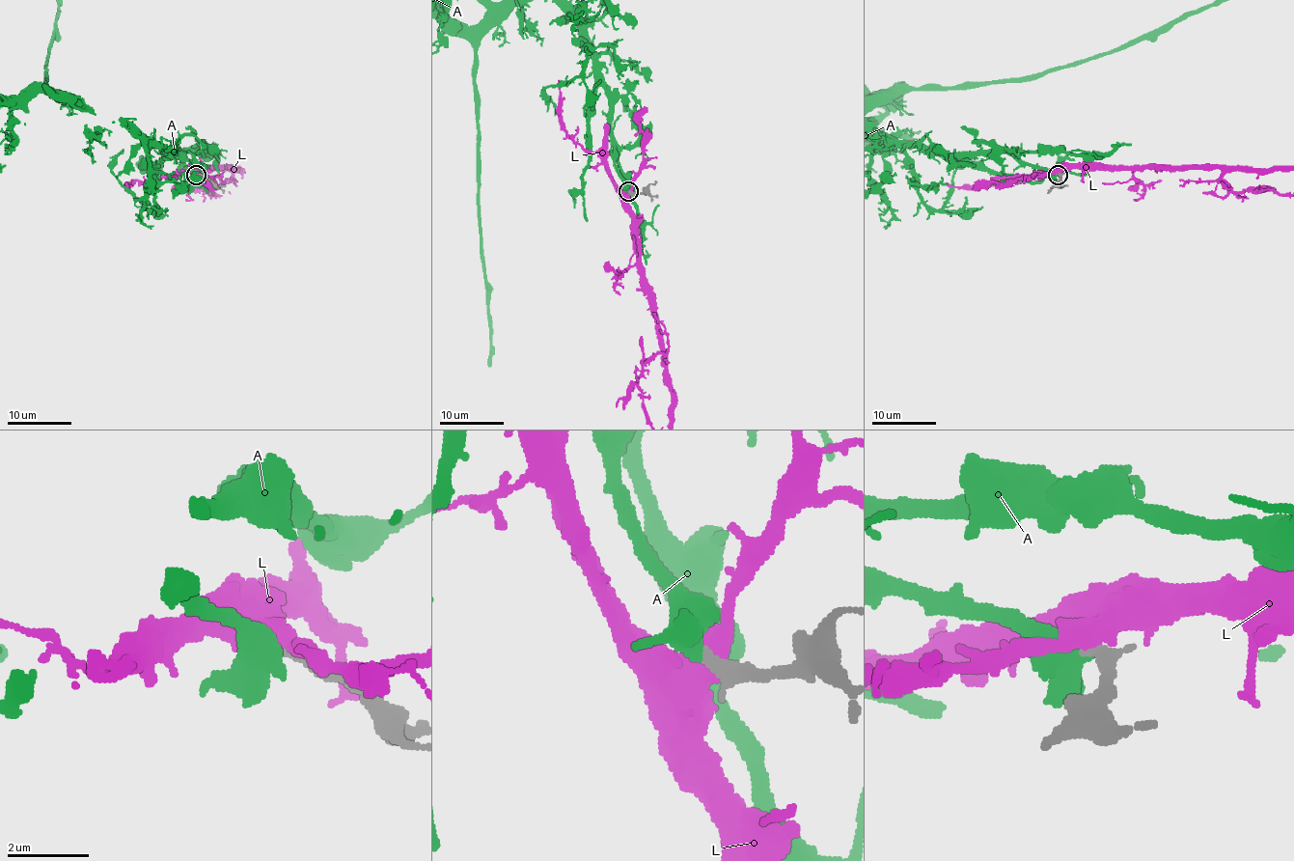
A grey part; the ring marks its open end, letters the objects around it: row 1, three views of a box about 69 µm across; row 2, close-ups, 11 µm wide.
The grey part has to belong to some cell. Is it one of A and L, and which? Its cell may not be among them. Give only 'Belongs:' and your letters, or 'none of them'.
Belongs: A

